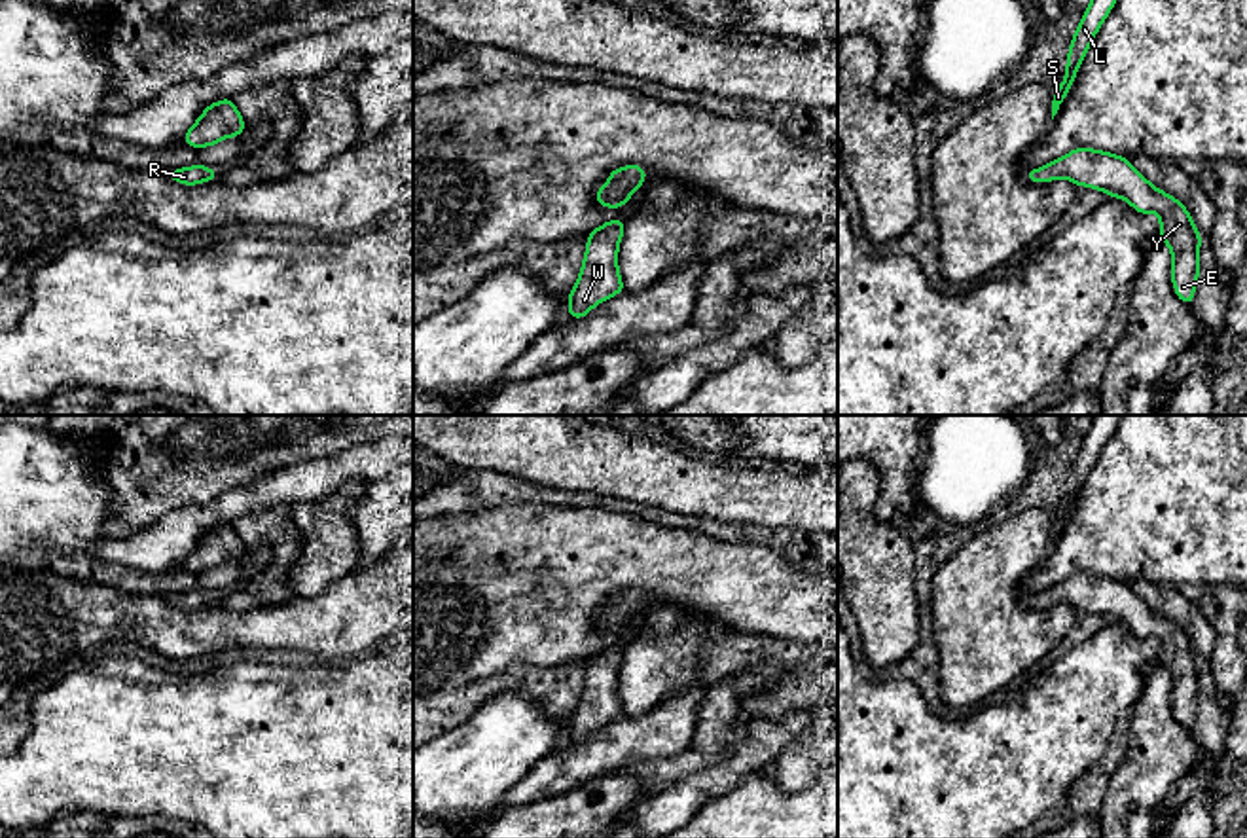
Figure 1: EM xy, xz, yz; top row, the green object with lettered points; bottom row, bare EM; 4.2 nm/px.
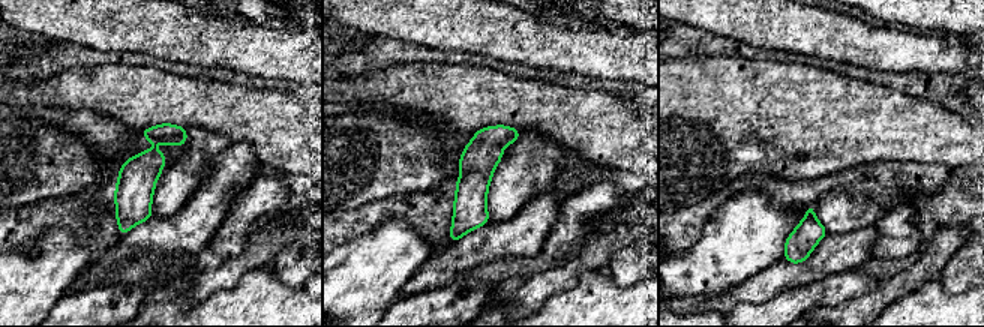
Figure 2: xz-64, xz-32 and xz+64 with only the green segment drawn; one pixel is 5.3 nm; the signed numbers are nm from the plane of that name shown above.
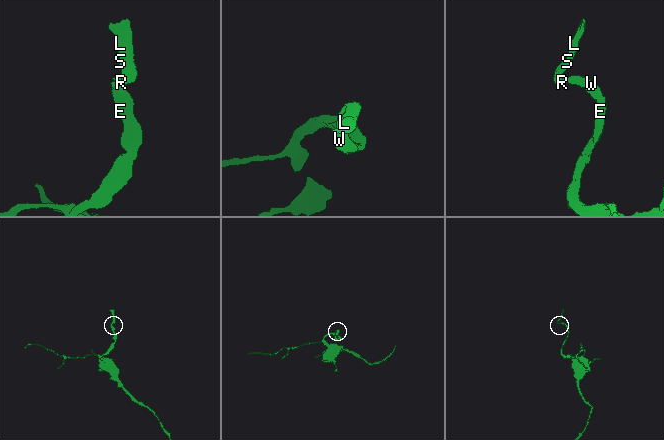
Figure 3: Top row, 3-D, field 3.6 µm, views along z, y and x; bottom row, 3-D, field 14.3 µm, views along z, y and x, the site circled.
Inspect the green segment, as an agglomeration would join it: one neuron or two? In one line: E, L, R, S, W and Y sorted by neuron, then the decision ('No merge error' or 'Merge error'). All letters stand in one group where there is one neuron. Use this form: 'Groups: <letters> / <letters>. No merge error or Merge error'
Groups: E L R S W Y. No merge error

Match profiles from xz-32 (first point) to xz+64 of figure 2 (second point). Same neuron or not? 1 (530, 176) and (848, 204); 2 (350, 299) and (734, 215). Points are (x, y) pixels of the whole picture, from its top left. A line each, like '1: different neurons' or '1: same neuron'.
1: same neuron
2: same neuron

